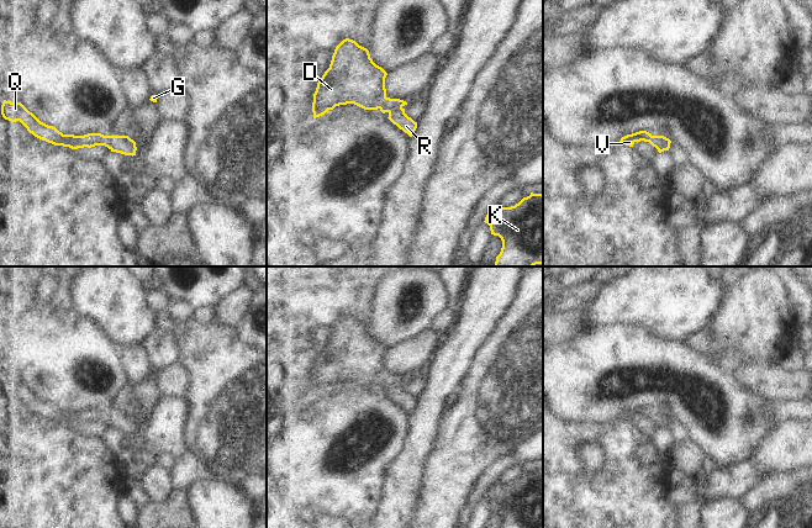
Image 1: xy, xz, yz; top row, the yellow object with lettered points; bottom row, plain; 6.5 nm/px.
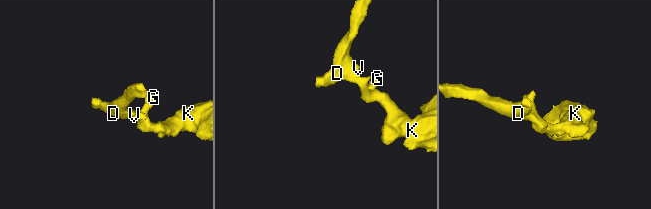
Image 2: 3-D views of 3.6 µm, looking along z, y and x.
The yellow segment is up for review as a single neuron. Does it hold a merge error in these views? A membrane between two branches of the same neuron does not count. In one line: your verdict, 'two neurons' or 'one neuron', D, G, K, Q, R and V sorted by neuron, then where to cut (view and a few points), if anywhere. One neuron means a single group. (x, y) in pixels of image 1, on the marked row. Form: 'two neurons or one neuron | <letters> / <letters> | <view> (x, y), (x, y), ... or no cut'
one neuron | D G K Q R V | no cut

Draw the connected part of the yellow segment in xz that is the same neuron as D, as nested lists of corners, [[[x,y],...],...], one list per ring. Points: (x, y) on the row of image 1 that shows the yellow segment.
[[[346,38],[334,49],[329,68],[317,83],[313,94],[313,118],[336,106],[354,104],[364,110],[380,110],[410,137],[417,122],[405,113],[406,101],[386,96],[387,73],[370,58],[369,51]]]

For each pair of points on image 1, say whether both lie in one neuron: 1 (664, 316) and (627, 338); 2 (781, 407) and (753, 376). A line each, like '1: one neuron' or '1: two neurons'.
1: two neurons
2: two neurons

